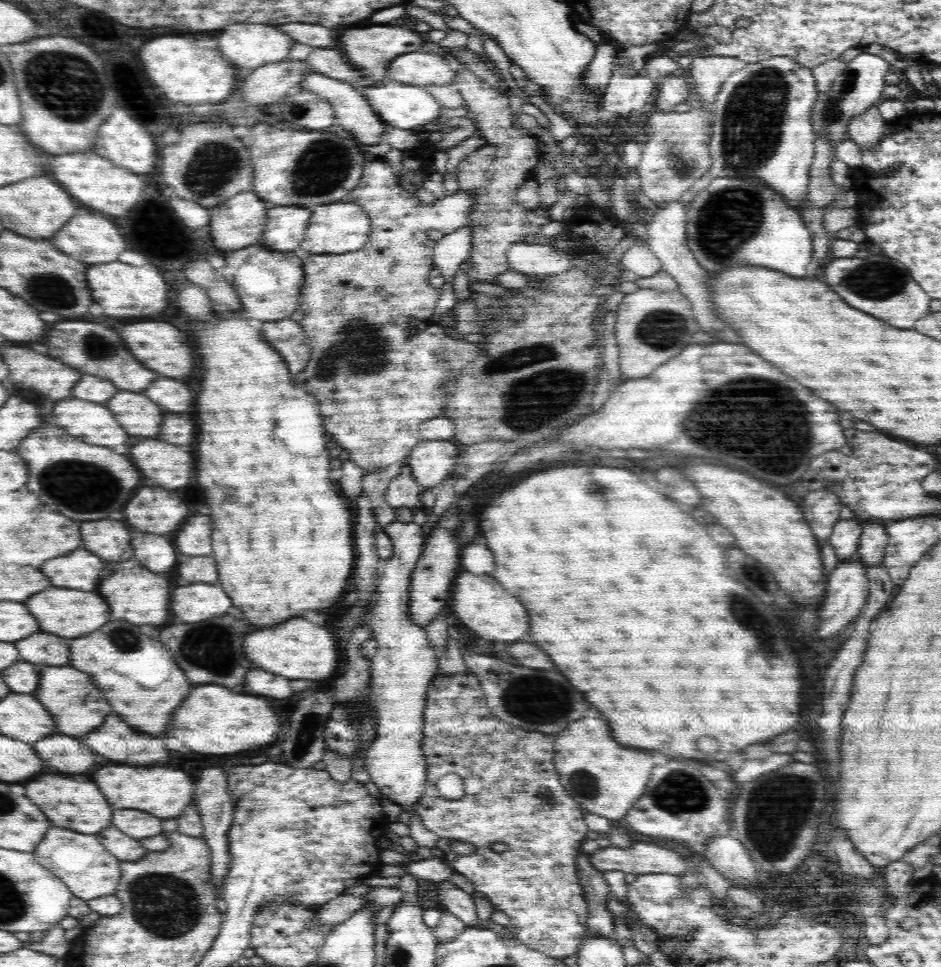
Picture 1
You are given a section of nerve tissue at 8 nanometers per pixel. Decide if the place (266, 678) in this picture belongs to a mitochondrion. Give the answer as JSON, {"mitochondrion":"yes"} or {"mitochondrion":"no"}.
{"mitochondrion":"no"}

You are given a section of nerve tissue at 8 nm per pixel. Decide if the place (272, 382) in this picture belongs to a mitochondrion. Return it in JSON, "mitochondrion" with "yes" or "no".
{"mitochondrion":"no"}

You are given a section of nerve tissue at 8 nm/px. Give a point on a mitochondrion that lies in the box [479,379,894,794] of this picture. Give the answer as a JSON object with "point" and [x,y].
{"point":[539,699]}

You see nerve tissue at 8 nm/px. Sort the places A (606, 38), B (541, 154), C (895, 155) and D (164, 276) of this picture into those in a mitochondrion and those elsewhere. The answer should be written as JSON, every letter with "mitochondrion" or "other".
{"A":"other","B":"other","C":"other","D":"other"}

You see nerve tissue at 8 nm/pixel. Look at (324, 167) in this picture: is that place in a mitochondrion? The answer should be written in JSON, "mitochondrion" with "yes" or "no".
{"mitochondrion":"yes"}

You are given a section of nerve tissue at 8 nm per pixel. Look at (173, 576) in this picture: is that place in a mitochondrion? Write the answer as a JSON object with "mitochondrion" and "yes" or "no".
{"mitochondrion":"no"}

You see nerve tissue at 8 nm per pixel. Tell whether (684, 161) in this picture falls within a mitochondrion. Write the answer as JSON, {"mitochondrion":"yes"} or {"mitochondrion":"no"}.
{"mitochondrion":"yes"}

